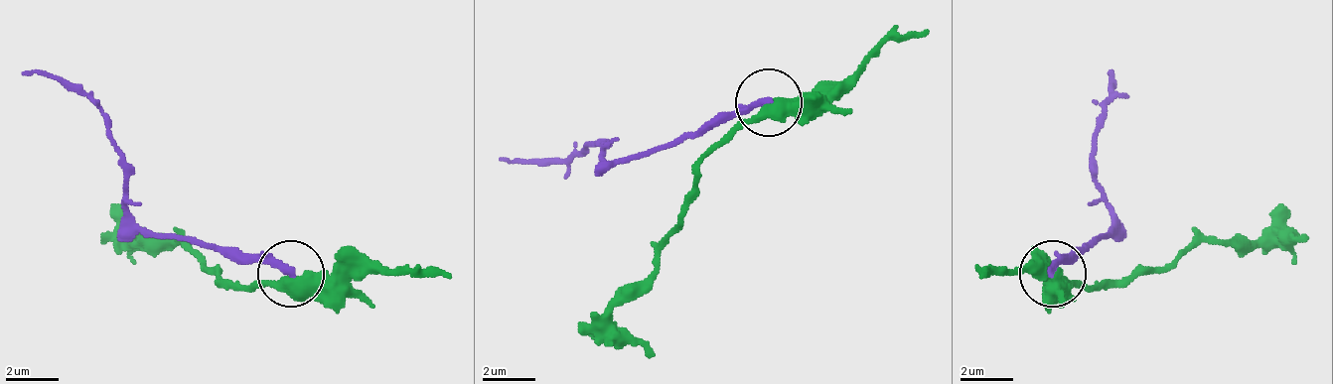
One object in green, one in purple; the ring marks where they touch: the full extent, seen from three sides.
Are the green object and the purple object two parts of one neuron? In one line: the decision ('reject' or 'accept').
reject

